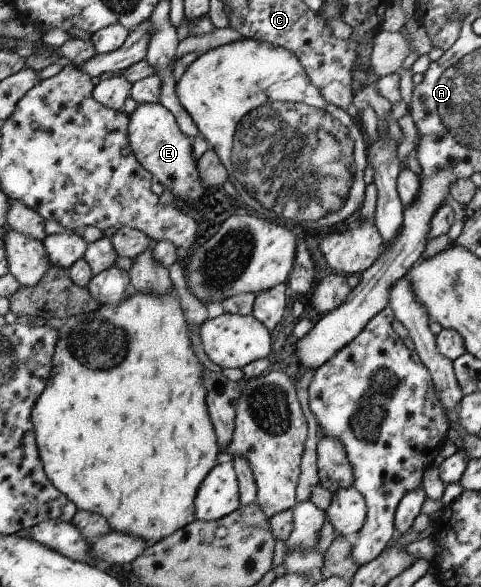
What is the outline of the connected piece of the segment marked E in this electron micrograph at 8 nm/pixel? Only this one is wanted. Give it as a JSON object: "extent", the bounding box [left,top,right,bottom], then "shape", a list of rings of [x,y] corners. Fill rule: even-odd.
{"extent":[128,104,207,202],"shape":[[[162,104],[139,105],[129,115],[128,133],[130,147],[138,163],[149,171],[153,175],[154,181],[161,183],[166,191],[172,192],[175,197],[180,197],[186,202],[196,201],[206,191],[207,186],[198,171],[197,161],[192,158],[192,139],[182,133],[172,112]]]}

